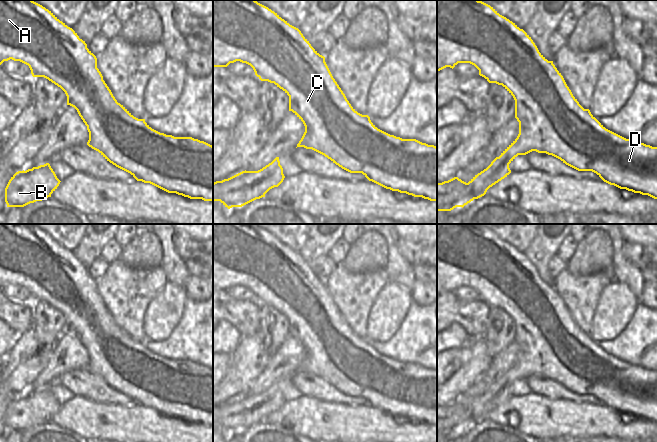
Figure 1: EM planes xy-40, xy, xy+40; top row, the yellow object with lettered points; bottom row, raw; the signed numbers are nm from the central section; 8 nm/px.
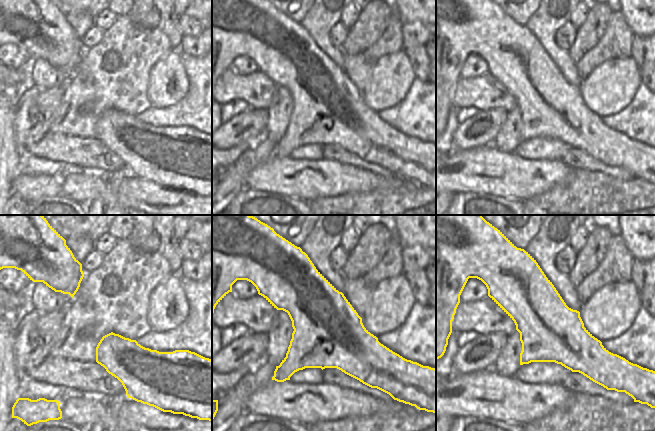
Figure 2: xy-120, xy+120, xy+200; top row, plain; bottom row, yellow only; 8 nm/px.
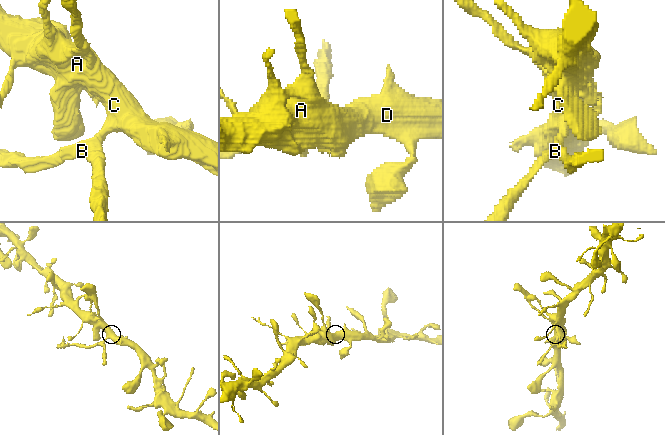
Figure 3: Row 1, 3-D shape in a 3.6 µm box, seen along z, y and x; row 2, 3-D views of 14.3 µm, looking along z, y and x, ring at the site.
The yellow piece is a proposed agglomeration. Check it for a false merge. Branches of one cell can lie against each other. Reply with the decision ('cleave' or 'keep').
cleave

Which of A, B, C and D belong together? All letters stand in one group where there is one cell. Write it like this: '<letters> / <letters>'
A C D / B

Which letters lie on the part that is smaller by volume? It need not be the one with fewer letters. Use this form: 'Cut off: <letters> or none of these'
Cut off: B

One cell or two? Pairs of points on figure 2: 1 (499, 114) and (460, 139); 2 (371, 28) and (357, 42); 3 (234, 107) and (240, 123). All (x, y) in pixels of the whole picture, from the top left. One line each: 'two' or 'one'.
1: one
2: one
3: two

